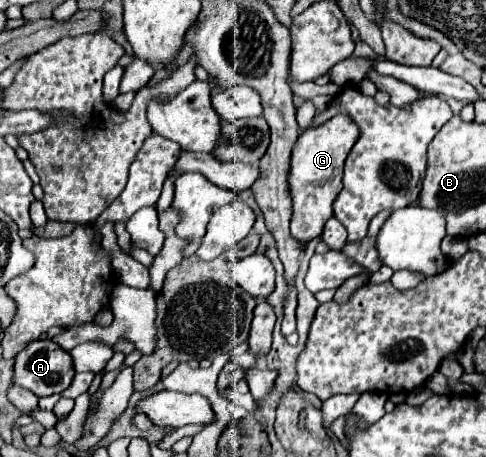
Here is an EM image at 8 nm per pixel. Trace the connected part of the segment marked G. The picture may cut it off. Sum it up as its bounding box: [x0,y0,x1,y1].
[288,115,358,245]

